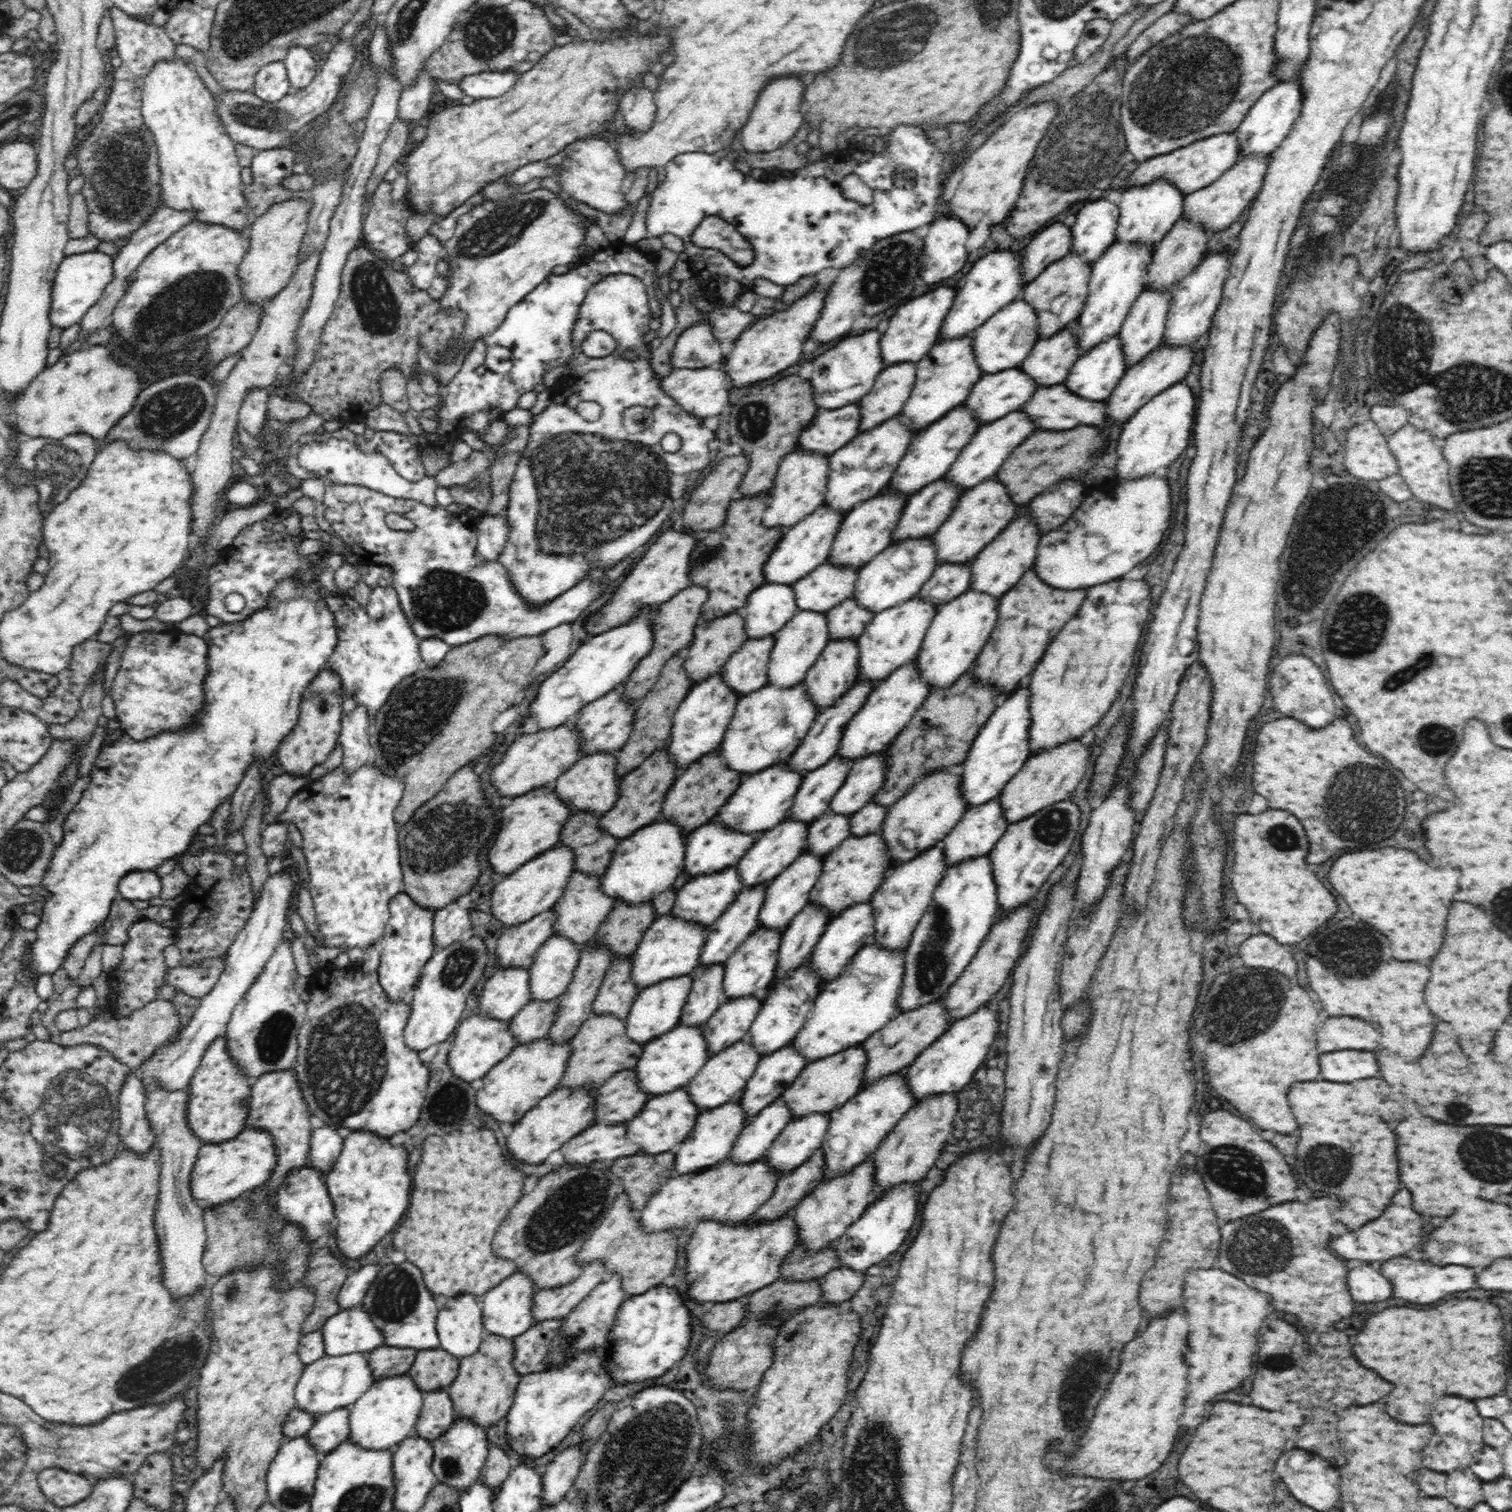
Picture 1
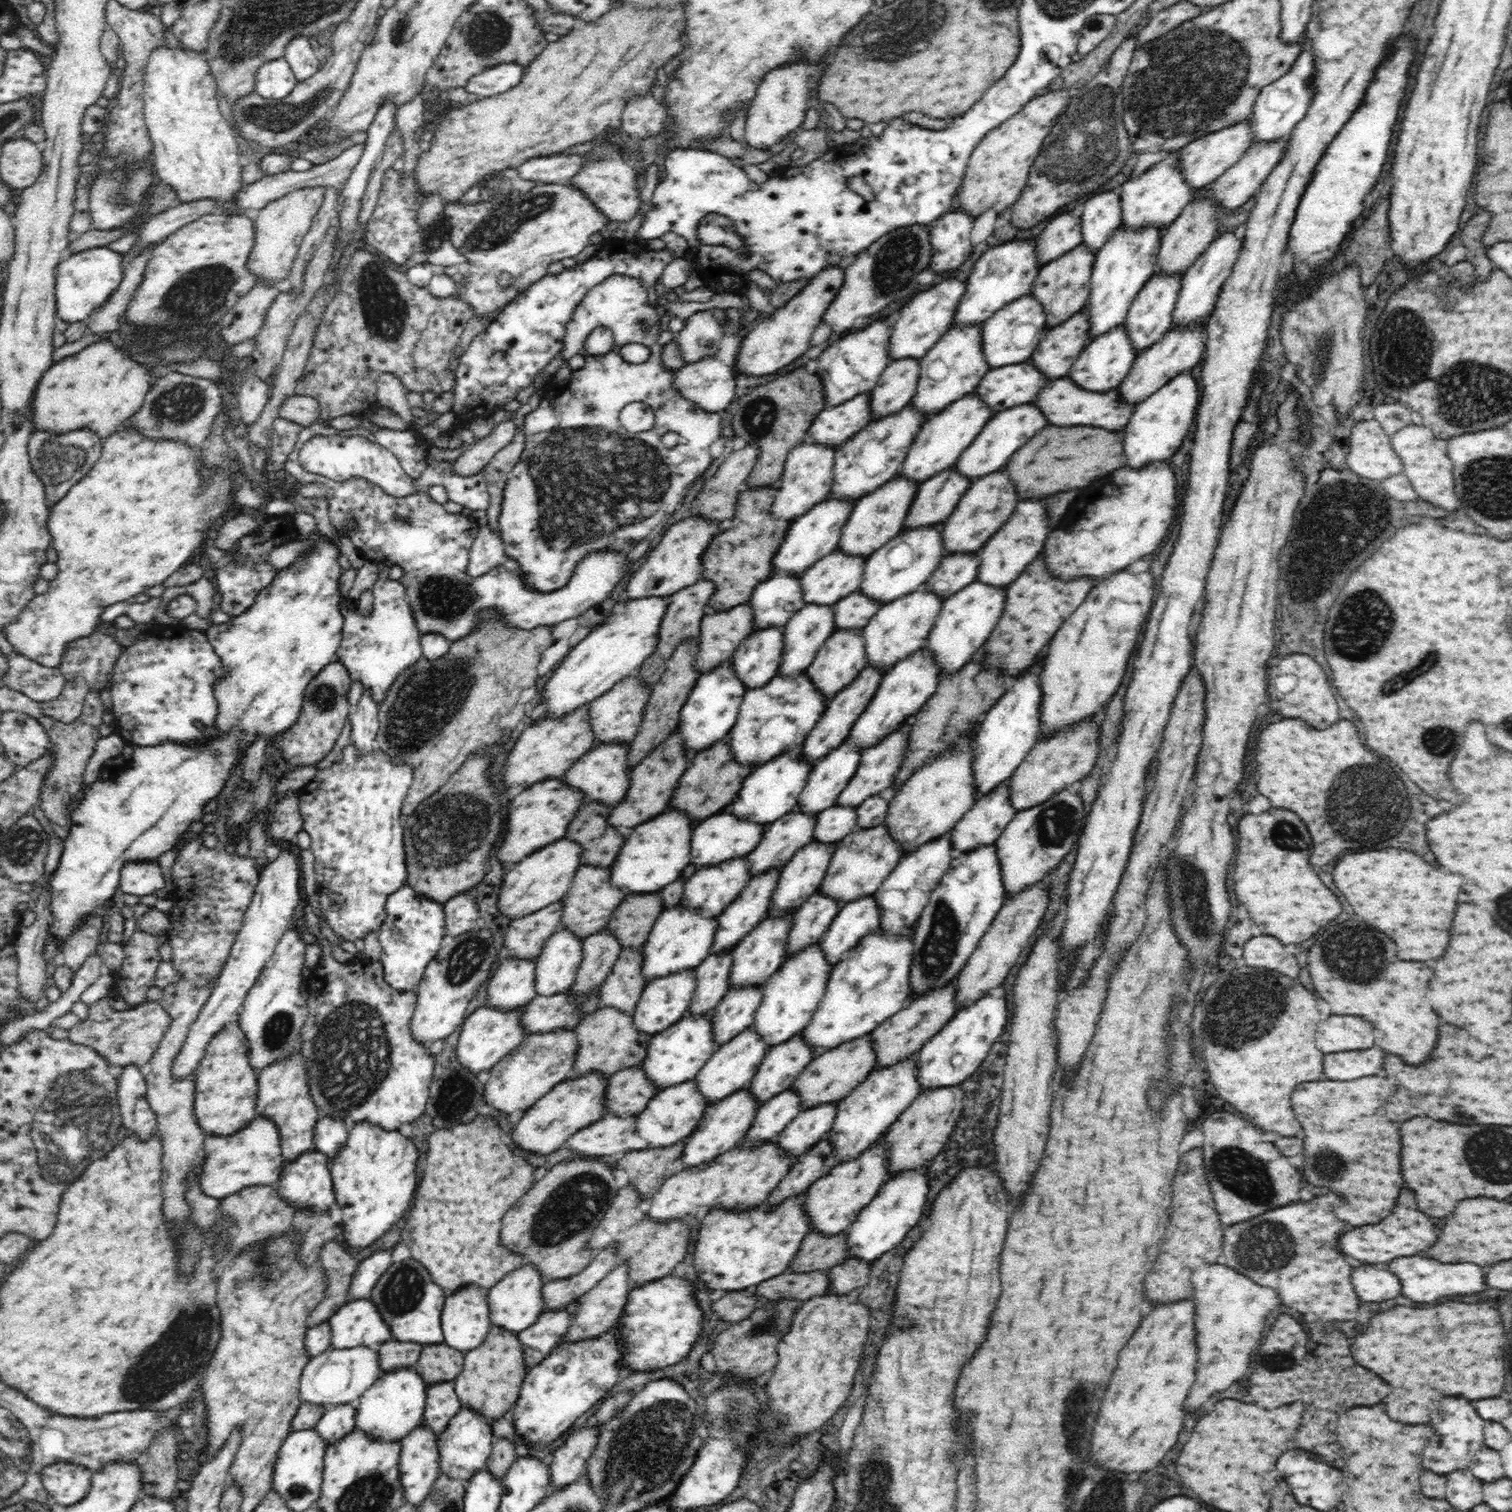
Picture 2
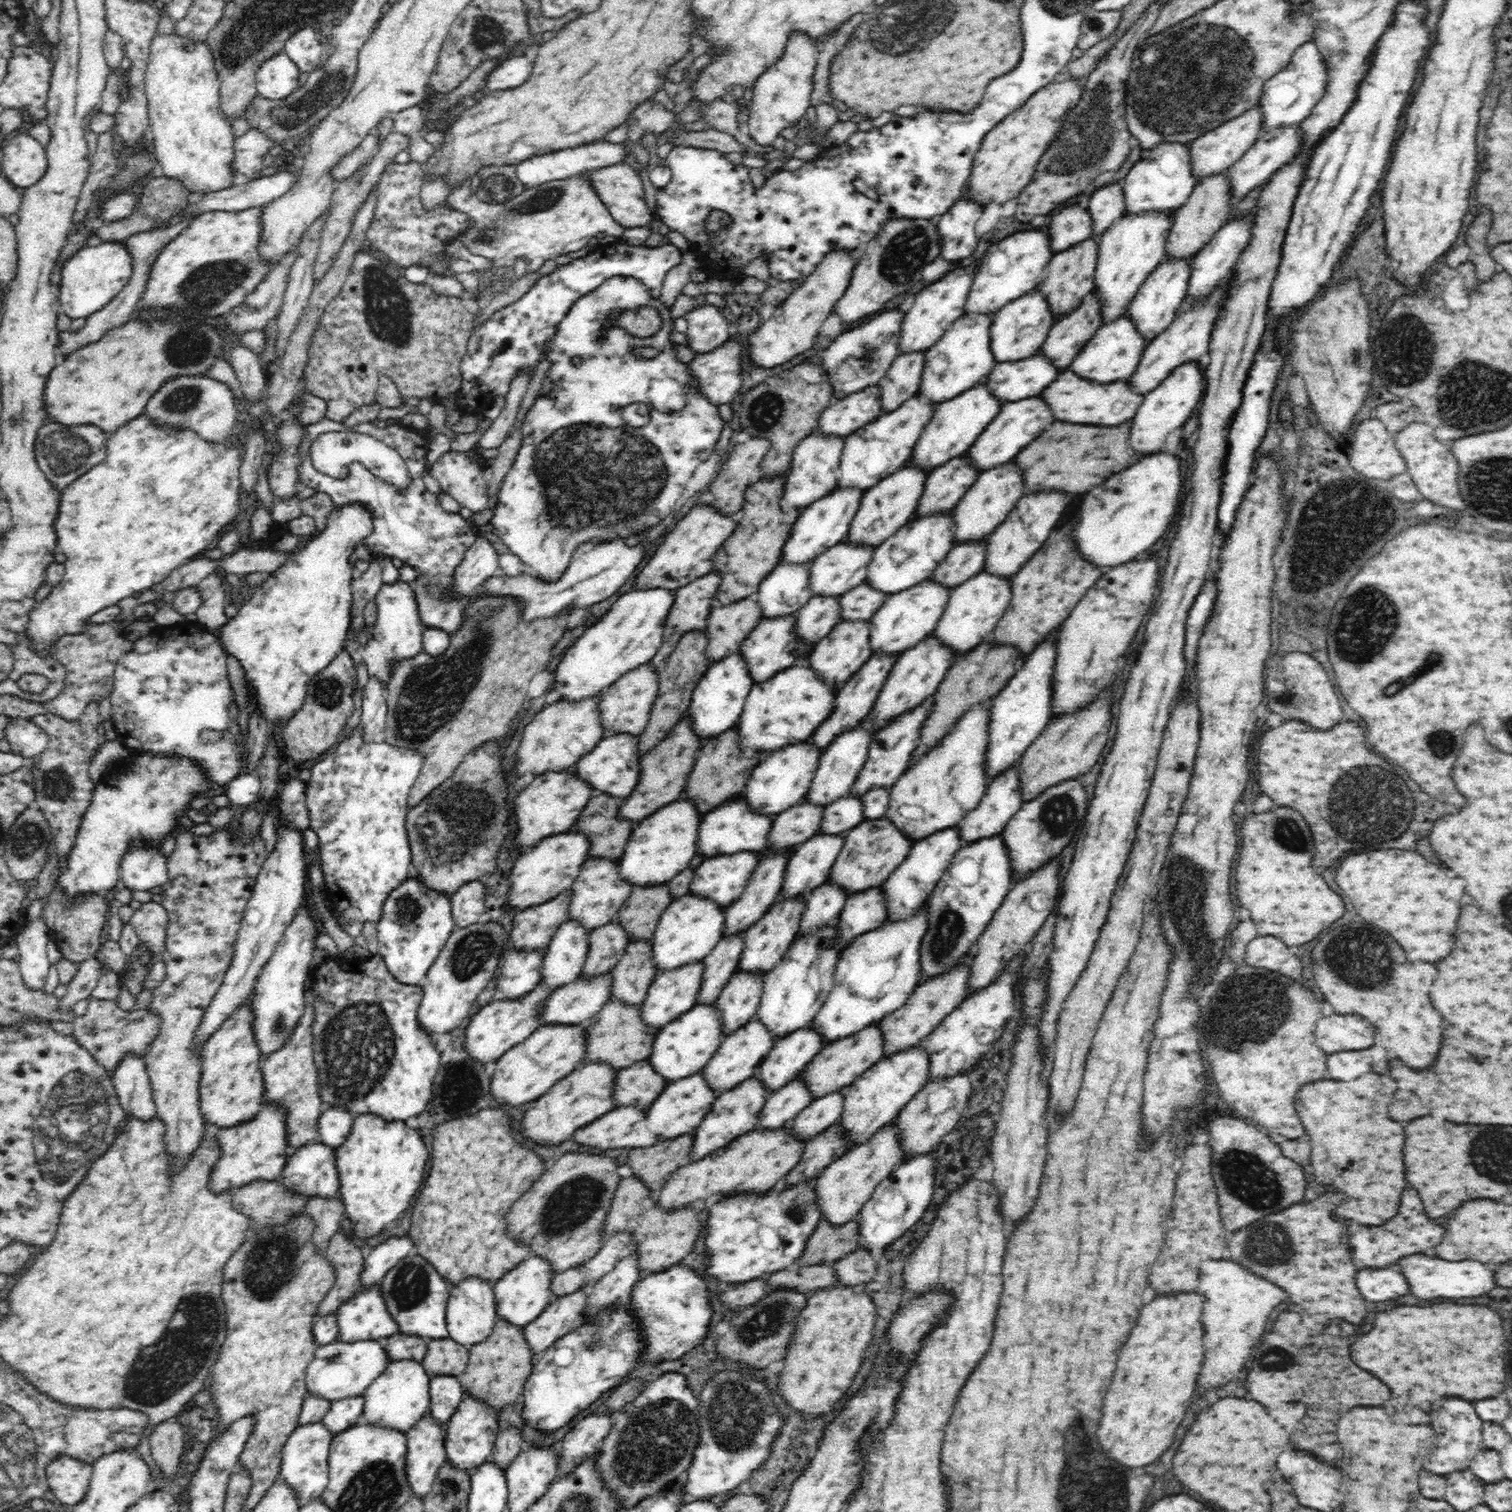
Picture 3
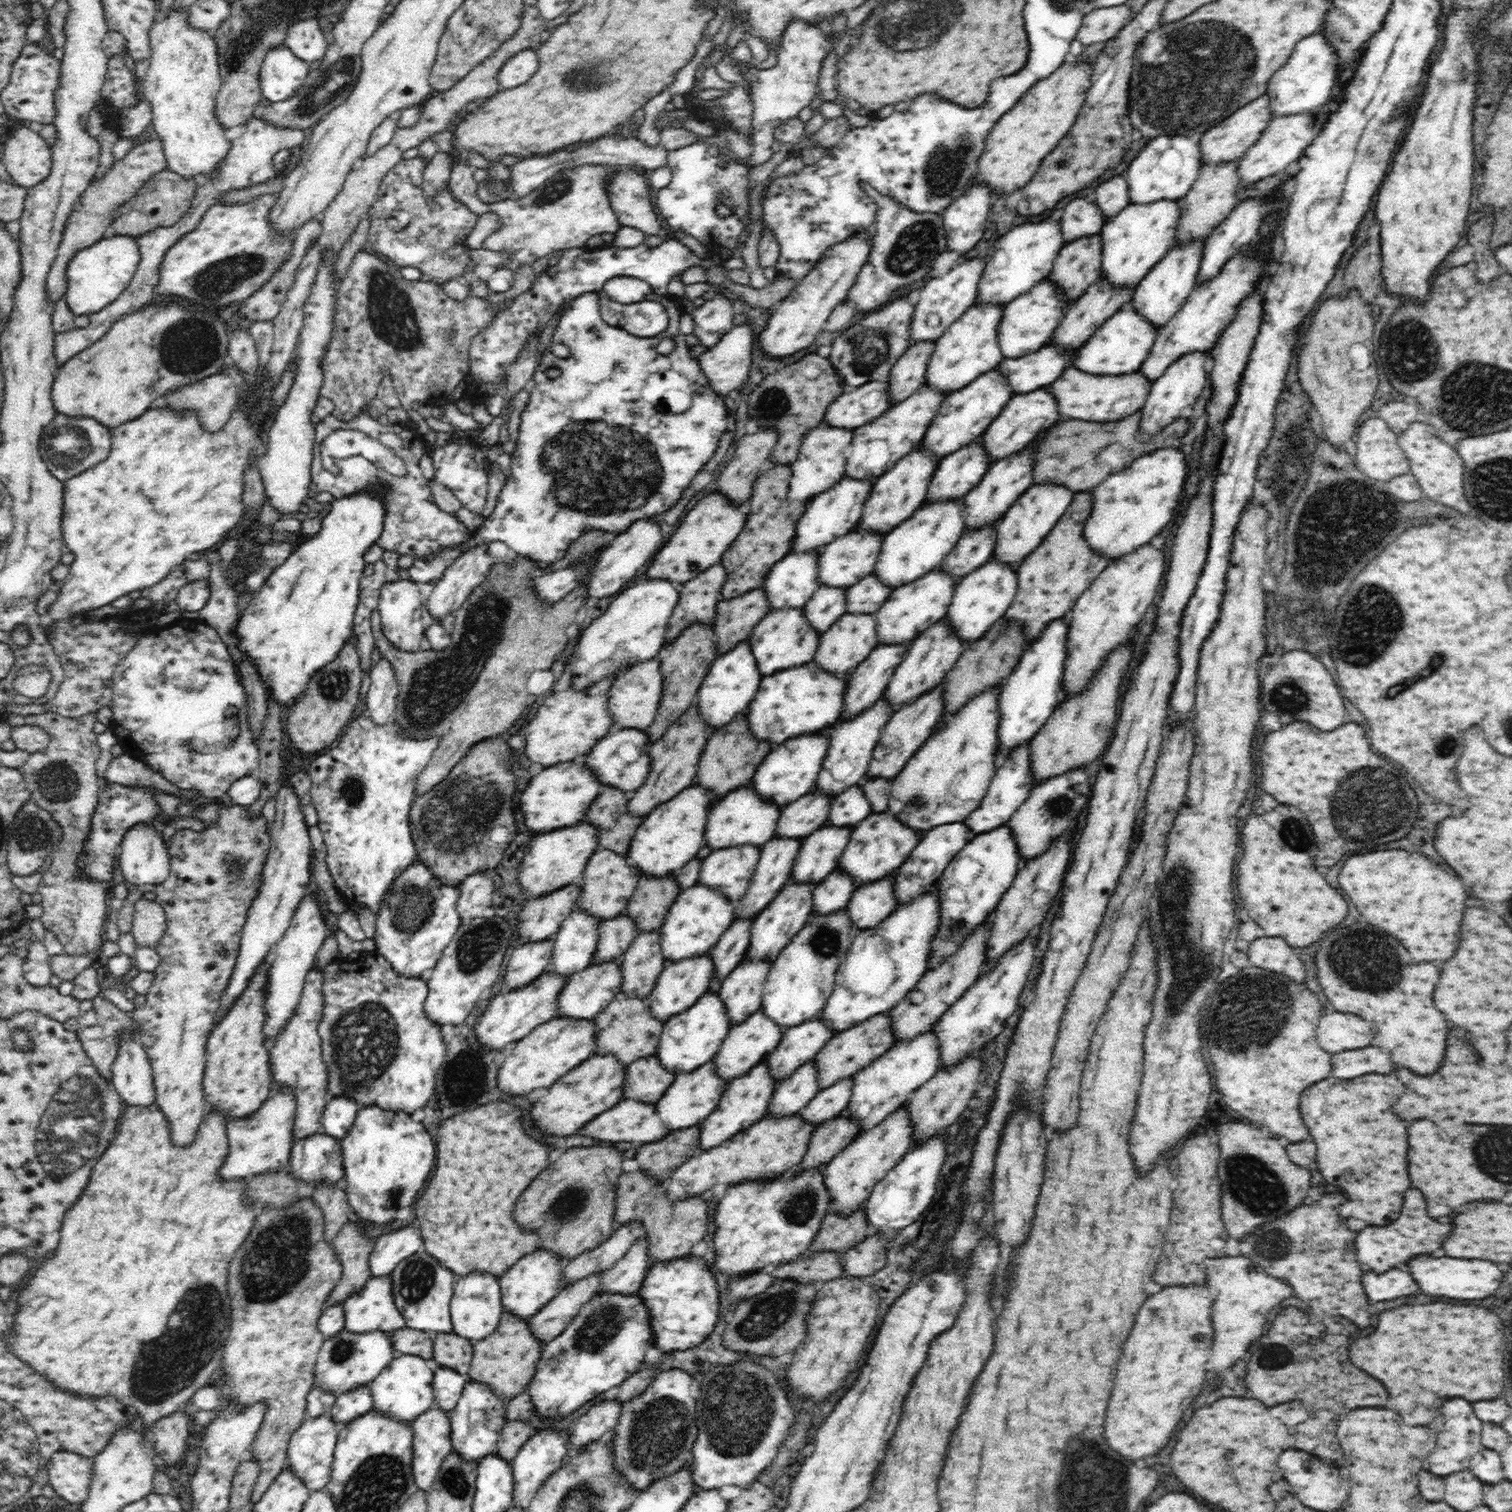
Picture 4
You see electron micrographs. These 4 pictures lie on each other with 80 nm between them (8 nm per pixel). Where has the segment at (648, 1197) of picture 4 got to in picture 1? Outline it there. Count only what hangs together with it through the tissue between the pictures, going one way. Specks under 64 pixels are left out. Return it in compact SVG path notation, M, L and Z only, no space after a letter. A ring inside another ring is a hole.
M623 1192L616 1196L605 1217L592 1234L589 1234L577 1258L579 1264L584 1266L596 1260L603 1260L608 1273L620 1275L625 1293L636 1296L663 1284L664 1278L672 1274L678 1260L679 1238L680 1232L677 1231L644 1232L638 1211L631 1207L629 1196Z

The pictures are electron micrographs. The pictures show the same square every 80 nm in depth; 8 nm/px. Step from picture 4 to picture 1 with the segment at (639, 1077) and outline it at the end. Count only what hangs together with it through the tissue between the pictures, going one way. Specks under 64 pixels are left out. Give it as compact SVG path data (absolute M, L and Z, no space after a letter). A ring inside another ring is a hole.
M634 1068L614 1073L596 1090L596 1122L626 1122L634 1118L650 1095L640 1090Z

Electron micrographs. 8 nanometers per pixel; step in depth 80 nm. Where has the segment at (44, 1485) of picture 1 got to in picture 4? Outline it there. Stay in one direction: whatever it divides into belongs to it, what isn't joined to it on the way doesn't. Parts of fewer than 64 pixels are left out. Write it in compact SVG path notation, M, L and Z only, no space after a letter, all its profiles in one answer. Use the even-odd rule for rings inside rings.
M54 1453L47 1464L49 1484L64 1501L81 1504L88 1499L93 1460L75 1453Z

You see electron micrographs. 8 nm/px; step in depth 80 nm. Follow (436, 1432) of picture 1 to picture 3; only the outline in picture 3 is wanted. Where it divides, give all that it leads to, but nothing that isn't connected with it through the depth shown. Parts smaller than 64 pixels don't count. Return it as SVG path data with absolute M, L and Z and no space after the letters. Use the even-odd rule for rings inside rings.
M434 1376L430 1381L430 1410L427 1412L438 1425L446 1425L463 1398L456 1376Z

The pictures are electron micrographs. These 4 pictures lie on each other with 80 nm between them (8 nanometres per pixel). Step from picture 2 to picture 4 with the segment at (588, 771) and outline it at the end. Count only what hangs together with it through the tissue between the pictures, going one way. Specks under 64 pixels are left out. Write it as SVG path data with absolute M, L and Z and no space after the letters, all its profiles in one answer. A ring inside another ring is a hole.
M615 728L604 738L601 738L592 751L581 759L581 762L591 768L604 787L613 786L622 792L631 794L644 784L650 772L651 764L648 756L650 745L647 742L648 737L644 730Z

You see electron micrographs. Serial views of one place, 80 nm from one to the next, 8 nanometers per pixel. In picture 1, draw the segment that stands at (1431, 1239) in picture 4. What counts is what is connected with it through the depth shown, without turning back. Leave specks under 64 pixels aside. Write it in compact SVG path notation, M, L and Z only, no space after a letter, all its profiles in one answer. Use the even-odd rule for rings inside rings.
M1398 1190L1396 1196L1392 1198L1388 1210L1384 1210L1384 1214L1368 1224L1364 1224L1360 1230L1352 1232L1350 1236L1356 1236L1354 1240L1354 1250L1340 1250L1340 1242L1338 1238L1332 1238L1330 1246L1336 1254L1340 1254L1346 1260L1364 1260L1364 1262L1382 1262L1394 1256L1400 1256L1408 1250L1412 1250L1414 1246L1422 1244L1426 1234L1420 1232L1422 1224L1420 1224L1420 1216L1412 1210L1412 1196L1408 1190ZM1416 1226L1416 1228L1414 1228Z

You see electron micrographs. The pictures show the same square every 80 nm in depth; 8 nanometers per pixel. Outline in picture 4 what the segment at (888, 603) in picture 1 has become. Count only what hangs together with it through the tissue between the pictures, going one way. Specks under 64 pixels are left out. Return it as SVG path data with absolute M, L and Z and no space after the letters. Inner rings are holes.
M964 498L930 505L924 504L912 517L898 524L884 537L882 550L874 563L873 574L884 586L895 589L932 572L956 547L958 540L966 531L963 516L966 516Z

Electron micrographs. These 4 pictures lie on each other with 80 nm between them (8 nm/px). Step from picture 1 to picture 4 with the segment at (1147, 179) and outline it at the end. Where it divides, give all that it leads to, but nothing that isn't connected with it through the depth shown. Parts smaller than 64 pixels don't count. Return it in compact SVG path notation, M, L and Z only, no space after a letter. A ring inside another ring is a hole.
M1264 92L1260 98L1248 102L1246 106L1238 108L1232 116L1228 116L1211 130L1206 131L1199 137L1199 149L1202 164L1220 164L1220 162L1232 162L1239 160L1244 153L1261 137L1273 118L1270 110L1269 96Z

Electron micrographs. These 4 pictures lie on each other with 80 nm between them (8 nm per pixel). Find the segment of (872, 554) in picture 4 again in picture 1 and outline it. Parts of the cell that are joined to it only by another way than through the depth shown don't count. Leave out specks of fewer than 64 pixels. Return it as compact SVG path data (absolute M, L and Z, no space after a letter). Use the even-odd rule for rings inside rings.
M826 560L791 586L799 611L826 614L839 606L852 597L857 574L858 568L834 566Z

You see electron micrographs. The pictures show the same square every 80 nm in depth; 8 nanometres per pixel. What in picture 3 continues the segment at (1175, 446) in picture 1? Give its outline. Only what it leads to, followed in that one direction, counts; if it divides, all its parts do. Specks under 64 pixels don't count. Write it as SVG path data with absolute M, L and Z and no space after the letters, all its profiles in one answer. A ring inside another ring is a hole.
M1198 361L1184 362L1176 368L1156 386L1152 392L1144 396L1136 414L1132 418L1132 426L1129 432L1129 446L1139 456L1146 457L1166 450L1166 438L1174 434L1178 428L1182 429L1188 422L1192 410L1198 406L1200 398L1205 391L1205 379L1200 370Z

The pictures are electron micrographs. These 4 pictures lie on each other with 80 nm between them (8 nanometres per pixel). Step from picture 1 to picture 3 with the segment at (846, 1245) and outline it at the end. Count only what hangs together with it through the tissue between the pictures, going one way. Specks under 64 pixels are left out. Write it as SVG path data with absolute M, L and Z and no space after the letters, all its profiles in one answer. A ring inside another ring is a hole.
M929 1151L903 1160L876 1186L870 1200L864 1203L856 1218L860 1224L859 1248L872 1254L879 1253L924 1216L935 1191L935 1160L932 1156L934 1154Z

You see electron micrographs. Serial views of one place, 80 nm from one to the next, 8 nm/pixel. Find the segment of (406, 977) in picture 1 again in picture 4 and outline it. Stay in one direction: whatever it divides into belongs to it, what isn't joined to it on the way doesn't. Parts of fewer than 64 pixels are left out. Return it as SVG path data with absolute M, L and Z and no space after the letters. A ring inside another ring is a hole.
M414 862L392 882L388 892L384 894L383 901L380 902L373 948L392 965L394 972L402 977L426 977L430 970L434 969L448 943L460 928L461 920L457 911L459 886L444 886L437 878L438 876L433 876L423 864Z

